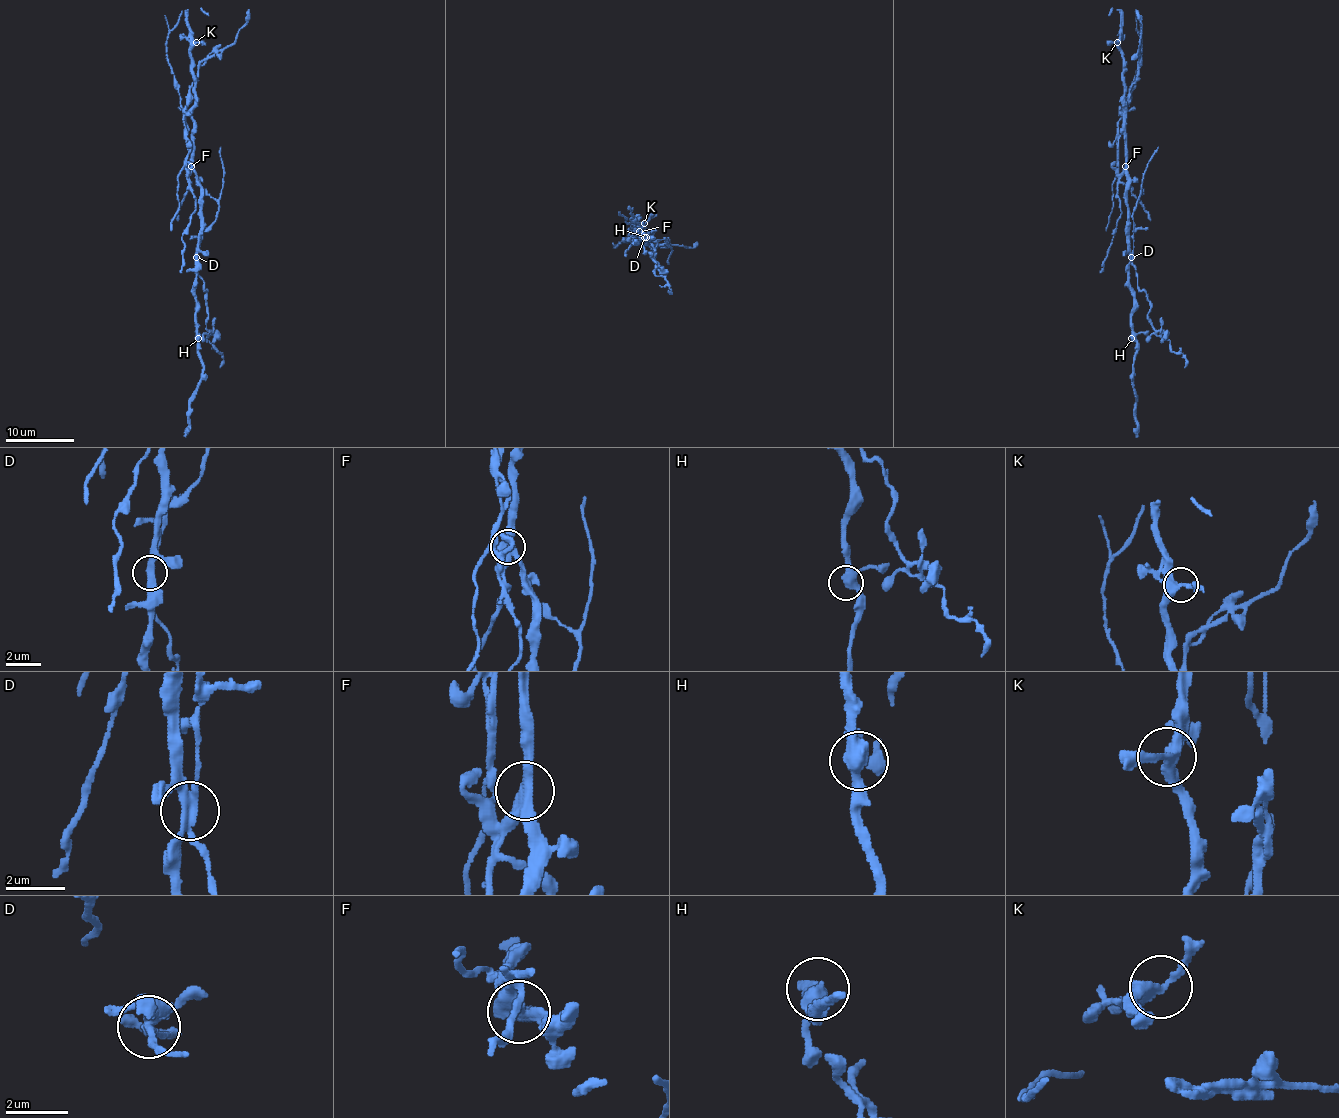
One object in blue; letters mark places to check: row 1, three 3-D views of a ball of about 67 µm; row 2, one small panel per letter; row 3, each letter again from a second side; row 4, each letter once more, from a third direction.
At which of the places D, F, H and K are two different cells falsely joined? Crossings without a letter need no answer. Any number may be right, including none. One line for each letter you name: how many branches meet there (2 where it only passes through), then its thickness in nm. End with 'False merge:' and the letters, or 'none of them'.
D: Branches: 4. Thickness 280 nm
F: Branches: 3. Thickness 400 nm
False merge: D, F

